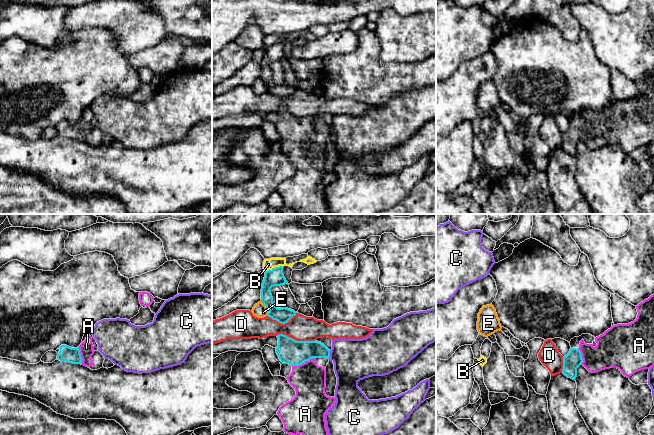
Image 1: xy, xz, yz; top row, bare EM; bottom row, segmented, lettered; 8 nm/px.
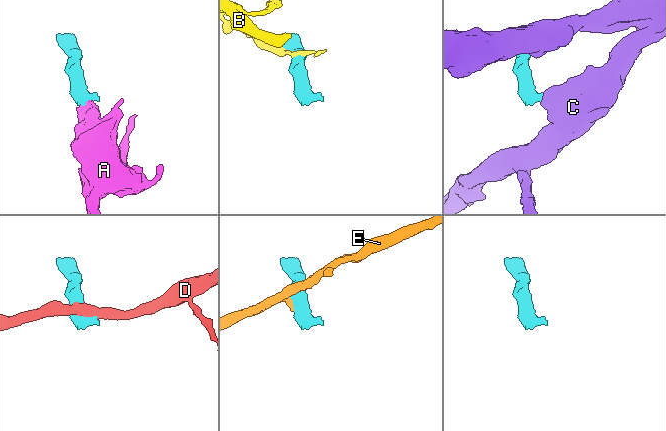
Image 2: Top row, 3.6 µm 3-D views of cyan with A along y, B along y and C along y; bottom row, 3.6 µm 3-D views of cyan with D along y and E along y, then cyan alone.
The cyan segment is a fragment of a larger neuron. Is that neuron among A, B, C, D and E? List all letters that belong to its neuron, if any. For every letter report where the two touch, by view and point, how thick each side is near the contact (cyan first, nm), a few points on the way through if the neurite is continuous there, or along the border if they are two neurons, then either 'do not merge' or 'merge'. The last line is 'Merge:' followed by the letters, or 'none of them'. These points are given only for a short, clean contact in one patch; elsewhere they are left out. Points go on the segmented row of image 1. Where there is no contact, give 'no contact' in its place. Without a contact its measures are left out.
A: meets cyan in xz at (303, 362); 200 nm thick on the cyan side, 280 nm on the other; runs through xz (292, 352), (303, 362), (308, 379); merge
B: meets cyan in xz at (275, 267); 140 nm thick on the cyan side, 90 nm on the other; do not merge
C: meets cyan in xz at (329, 354); 190 nm thick on the cyan side, 340 nm on the other; border along xz (330, 350), (328, 358); do not merge
D: meets cyan in xz at (295, 340); 200 nm thick on the cyan side, 200 nm on the other; do not merge
E: meets cyan in xz at (264, 304); 140 nm thick on the cyan side, 110 nm on the other; border along xz (260, 301), (267, 308); do not merge
Merge: A

